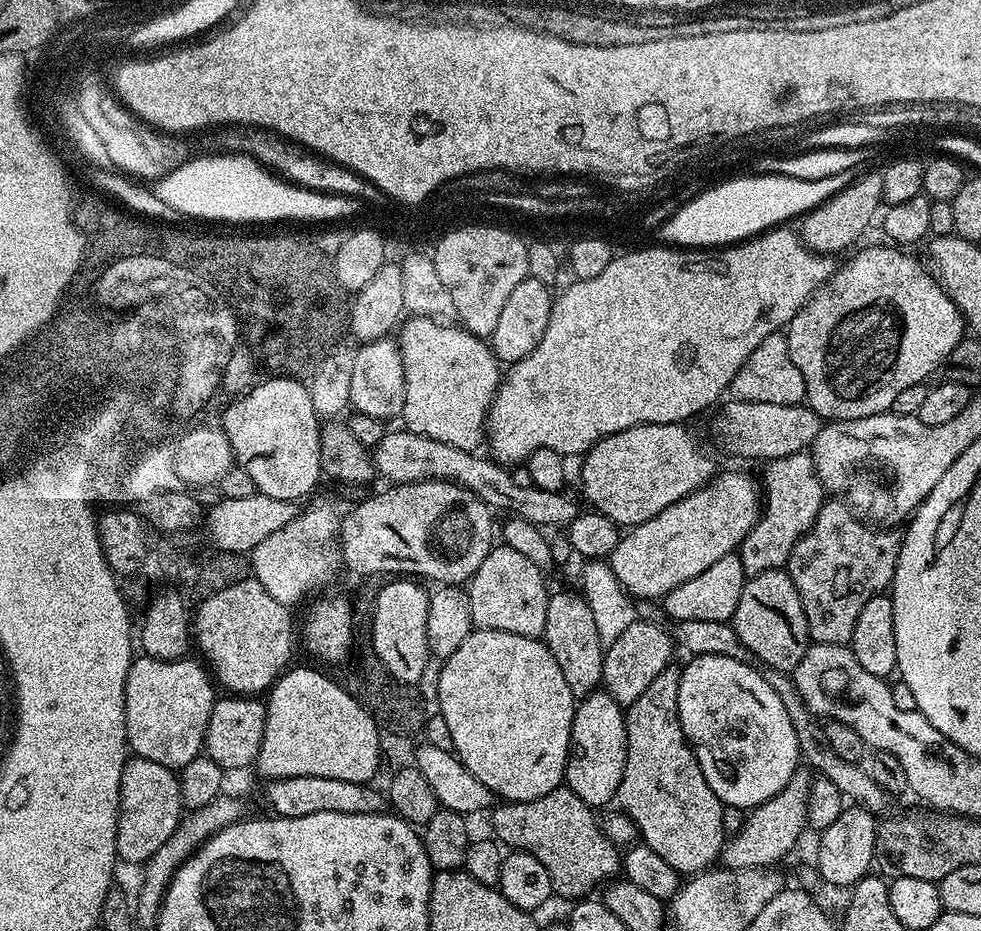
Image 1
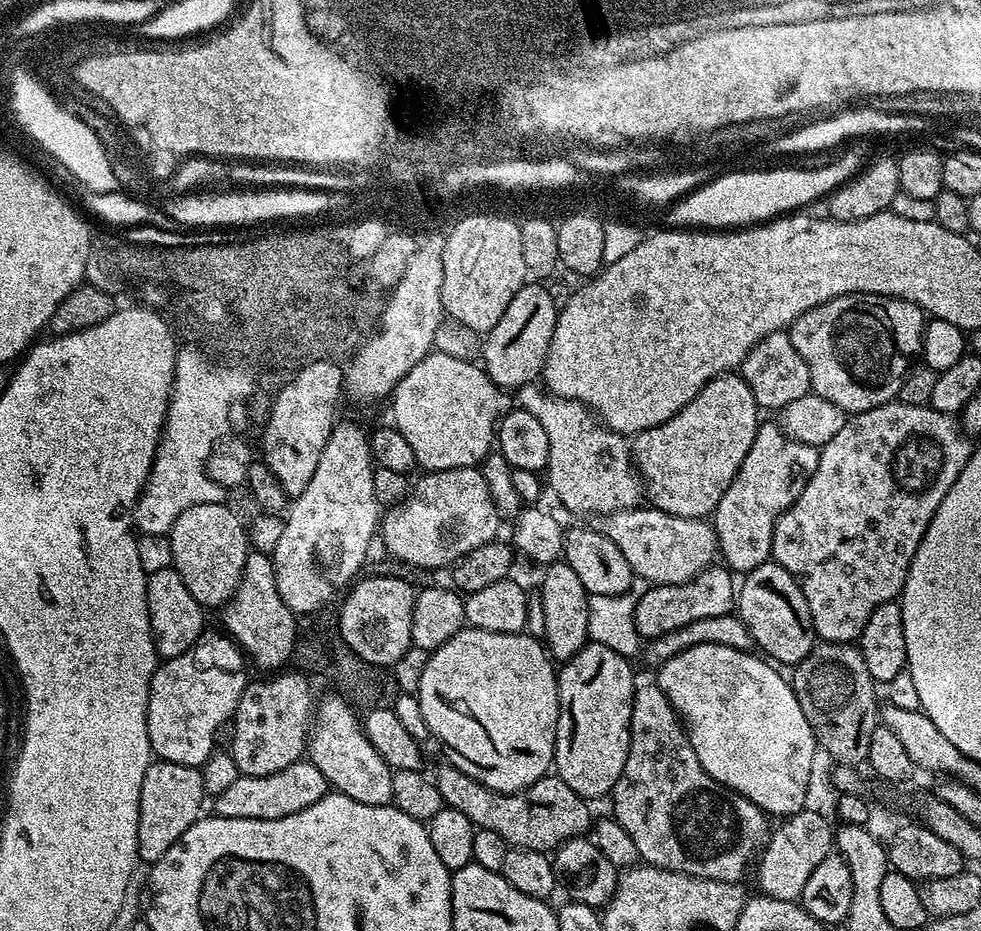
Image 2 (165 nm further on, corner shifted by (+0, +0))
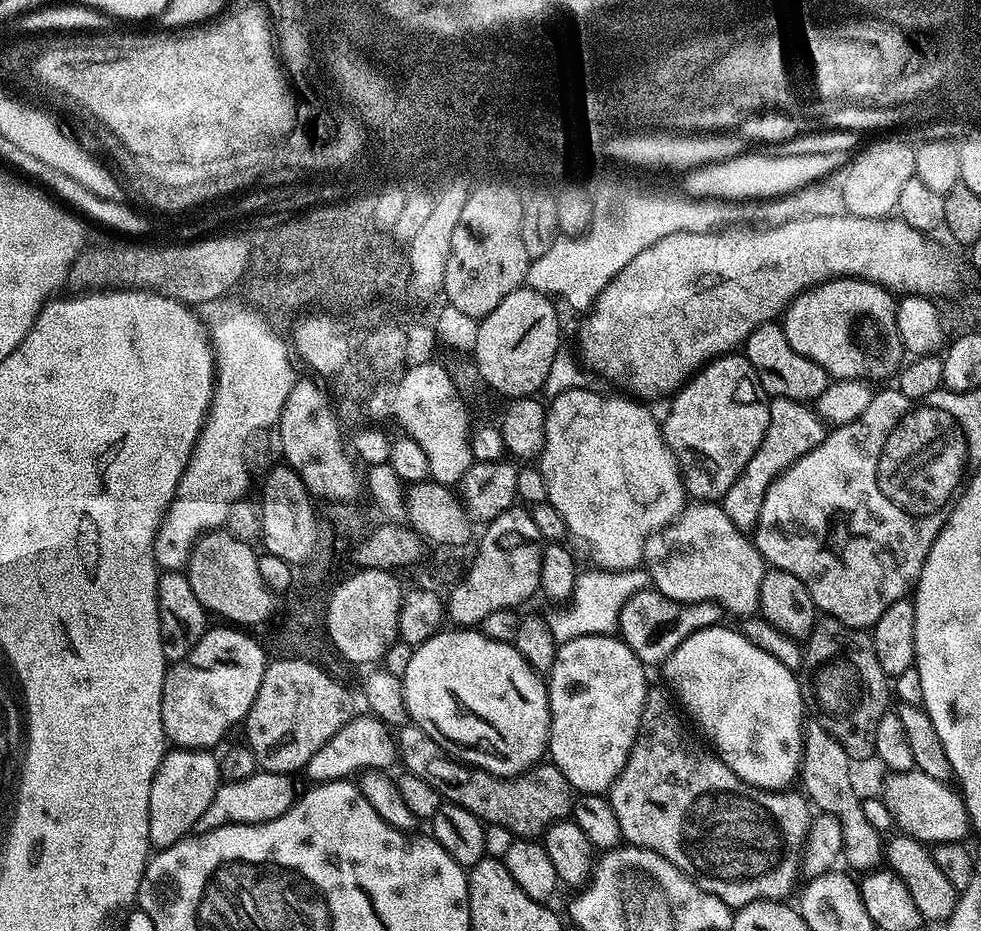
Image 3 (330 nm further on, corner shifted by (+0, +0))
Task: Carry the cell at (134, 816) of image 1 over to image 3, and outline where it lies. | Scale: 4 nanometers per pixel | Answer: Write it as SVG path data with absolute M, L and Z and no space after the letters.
M173 747L165 751L162 762L154 774L154 782L150 782L150 834L148 843L153 849L169 848L174 842L184 839L195 829L198 818L202 818L206 806L214 802L214 794L220 789L222 777L220 775L220 761L211 751L203 748L178 748Z

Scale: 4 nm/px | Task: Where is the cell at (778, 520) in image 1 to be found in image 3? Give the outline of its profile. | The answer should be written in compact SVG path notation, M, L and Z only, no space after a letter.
M775 397L770 403L770 426L766 426L766 434L762 438L762 446L754 450L754 458L746 462L742 474L734 478L734 486L726 490L722 507L726 518L734 522L741 530L755 529L758 514L762 510L762 502L766 498L766 490L787 468L794 466L798 458L810 454L814 446L821 444L828 436L829 429L823 420L807 403L790 398Z

